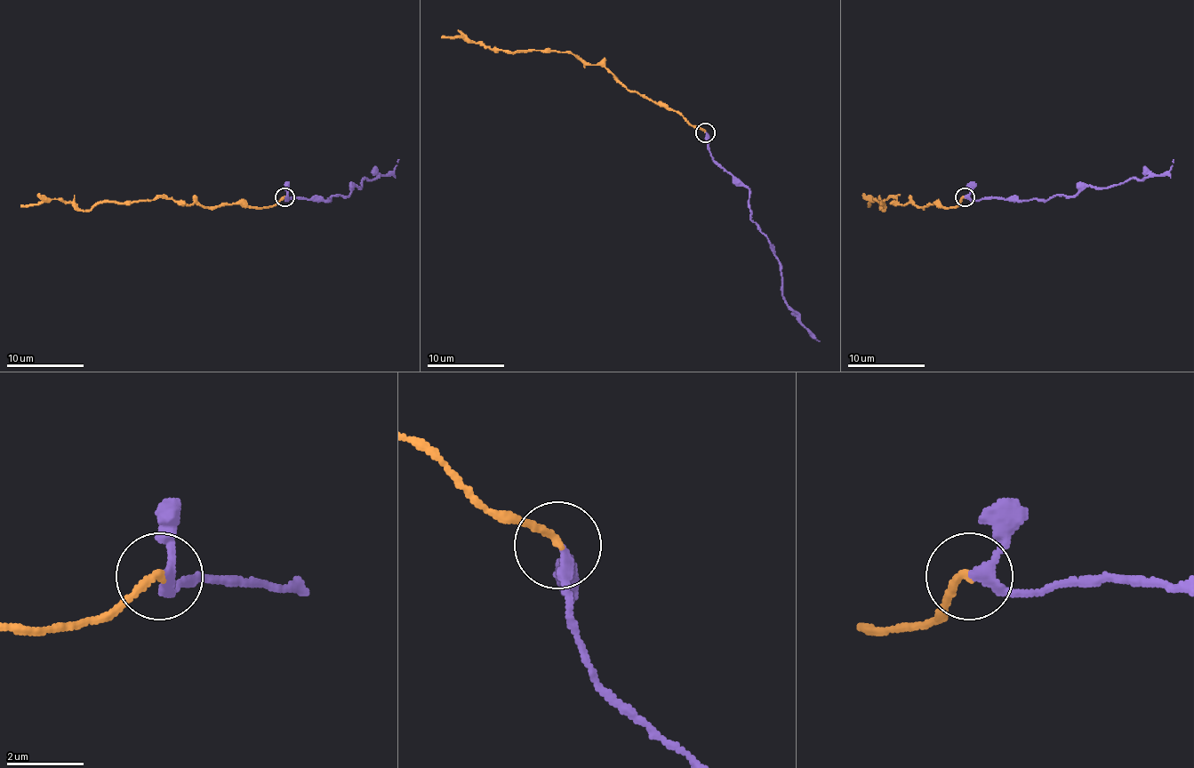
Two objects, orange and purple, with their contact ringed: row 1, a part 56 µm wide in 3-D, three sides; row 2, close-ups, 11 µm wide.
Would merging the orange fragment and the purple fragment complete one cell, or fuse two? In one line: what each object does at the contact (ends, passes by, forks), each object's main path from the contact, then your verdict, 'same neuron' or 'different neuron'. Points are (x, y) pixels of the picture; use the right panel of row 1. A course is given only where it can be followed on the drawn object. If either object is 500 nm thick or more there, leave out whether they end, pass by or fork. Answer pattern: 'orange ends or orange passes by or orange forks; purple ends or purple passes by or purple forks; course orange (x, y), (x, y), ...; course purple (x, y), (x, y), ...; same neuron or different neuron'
orange ends; purple passes by; course orange (965, 197), (955, 207), (930, 204), (925, 207), (897, 199), (882, 201), (882, 211), (876, 199), (869, 207); course purple (965, 197), (1073, 196), (1086, 186), (1104, 188), (1160, 176), (1173, 159); same neuron

